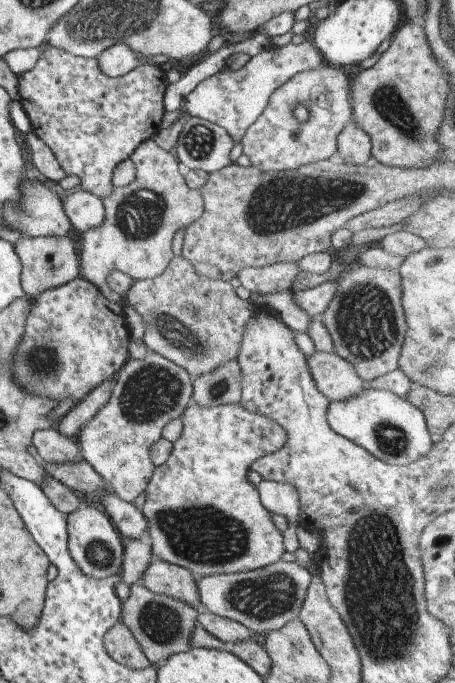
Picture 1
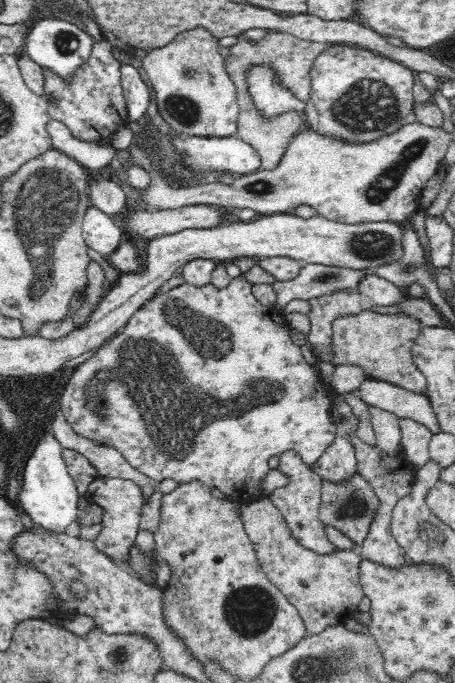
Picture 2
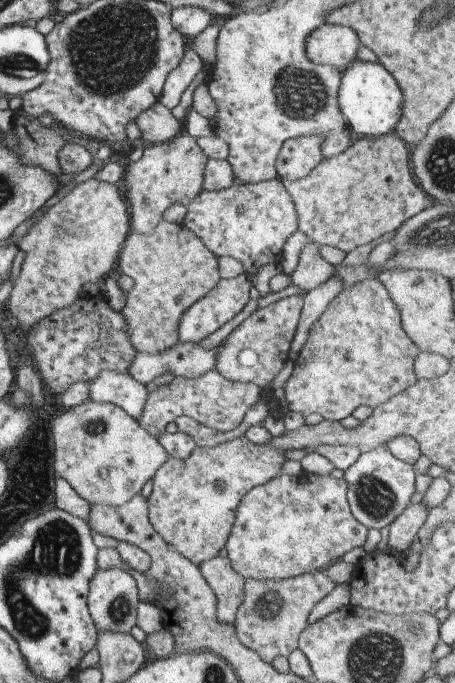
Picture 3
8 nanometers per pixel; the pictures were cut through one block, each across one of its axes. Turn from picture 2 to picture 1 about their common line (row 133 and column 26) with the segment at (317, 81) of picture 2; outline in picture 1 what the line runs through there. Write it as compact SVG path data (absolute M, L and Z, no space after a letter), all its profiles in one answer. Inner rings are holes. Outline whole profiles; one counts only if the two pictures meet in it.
M81 276L43 291L32 301L31 312L25 319L25 332L21 336L19 348L15 348L15 356L11 358L11 374L15 384L19 384L23 392L31 392L31 396L51 398L57 403L71 398L73 403L76 403L87 395L91 388L107 378L114 377L129 358L127 344L130 338L122 306L123 301L109 302L94 284Z

